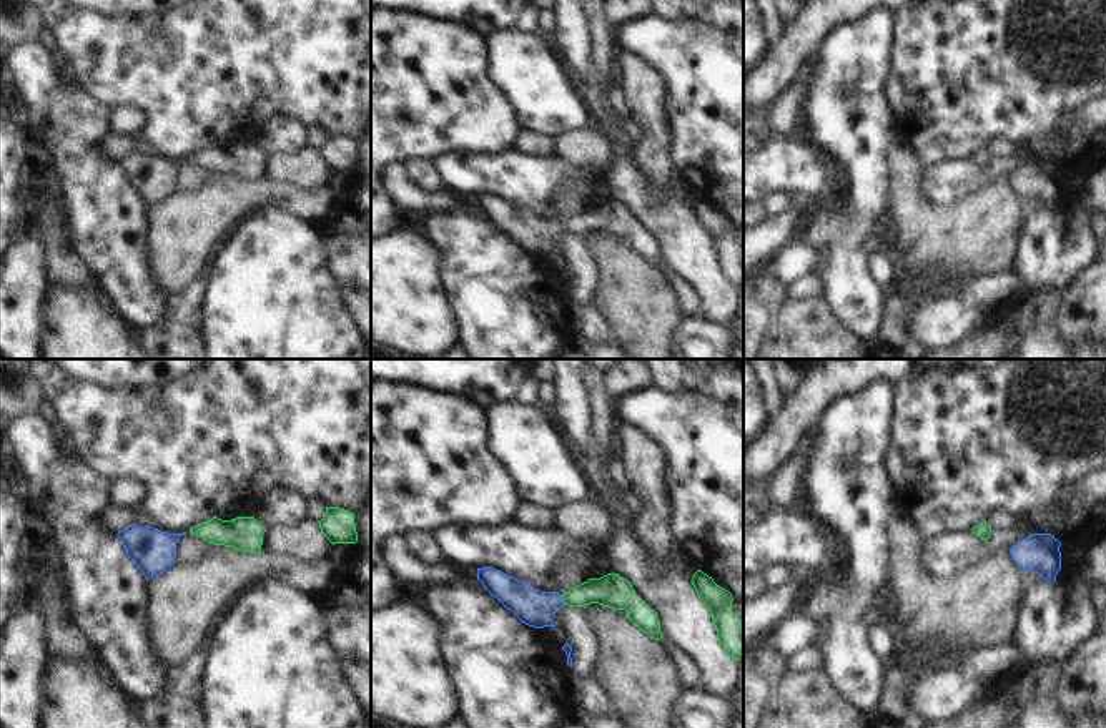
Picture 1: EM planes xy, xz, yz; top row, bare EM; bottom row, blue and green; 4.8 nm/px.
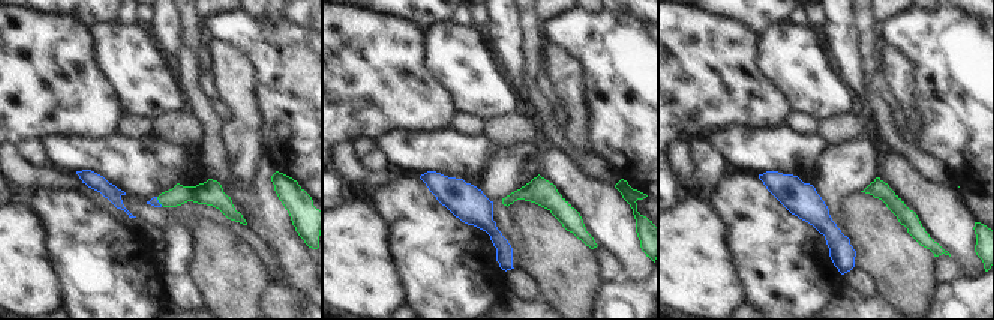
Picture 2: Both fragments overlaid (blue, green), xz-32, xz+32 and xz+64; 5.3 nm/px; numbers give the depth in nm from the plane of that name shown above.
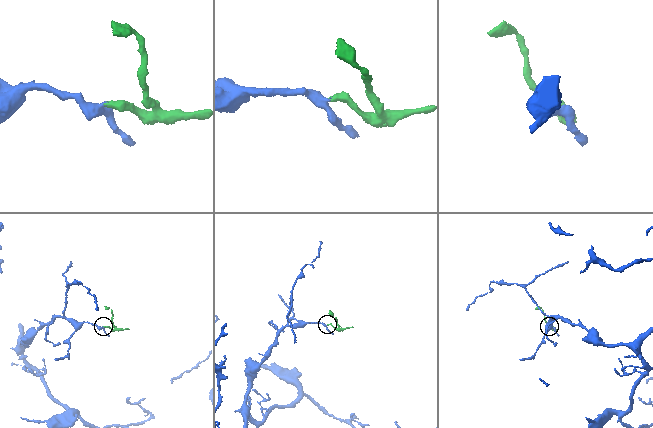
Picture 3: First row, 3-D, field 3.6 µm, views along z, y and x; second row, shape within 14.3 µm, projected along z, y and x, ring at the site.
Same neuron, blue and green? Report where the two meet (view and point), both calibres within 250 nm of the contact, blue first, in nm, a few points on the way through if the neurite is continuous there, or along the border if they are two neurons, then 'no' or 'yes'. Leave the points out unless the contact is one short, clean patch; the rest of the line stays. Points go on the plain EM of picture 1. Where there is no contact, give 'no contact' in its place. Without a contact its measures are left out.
contact xz (561, 228); calibres 180 and 160 nm; way xz (533, 235), (561, 228), (594, 218), (611, 218); yes

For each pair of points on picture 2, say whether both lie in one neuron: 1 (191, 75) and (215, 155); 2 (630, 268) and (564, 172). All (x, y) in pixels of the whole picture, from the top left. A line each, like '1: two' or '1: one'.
1: one
2: one

